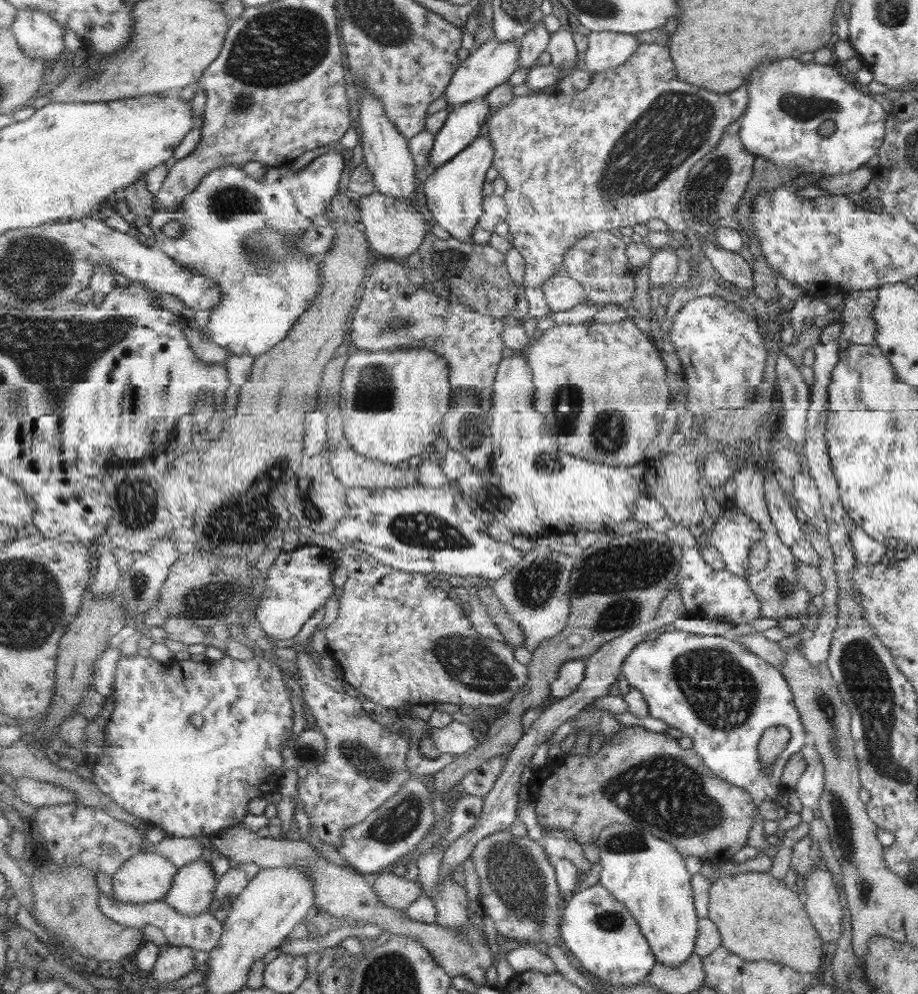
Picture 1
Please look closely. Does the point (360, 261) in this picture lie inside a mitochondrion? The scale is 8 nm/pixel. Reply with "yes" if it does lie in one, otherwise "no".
no

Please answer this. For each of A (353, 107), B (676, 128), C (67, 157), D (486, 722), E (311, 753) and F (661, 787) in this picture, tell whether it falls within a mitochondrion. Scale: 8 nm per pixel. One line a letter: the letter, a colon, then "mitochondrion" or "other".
A: other
B: mitochondrion
C: other
D: other
E: mitochondrion
F: mitochondrion

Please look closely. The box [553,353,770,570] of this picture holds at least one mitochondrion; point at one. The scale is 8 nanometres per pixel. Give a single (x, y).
(610, 435)

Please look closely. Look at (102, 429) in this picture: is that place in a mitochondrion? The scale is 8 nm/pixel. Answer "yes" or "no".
no

